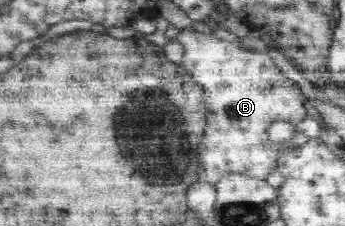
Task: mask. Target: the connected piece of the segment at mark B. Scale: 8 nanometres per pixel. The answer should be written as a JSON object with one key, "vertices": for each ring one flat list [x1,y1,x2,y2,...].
{"vertices":[[220,25,208,34,193,29,180,30,175,41,183,50,181,66,204,90,206,127,197,152,212,185,218,183,224,173,243,173,265,180,277,171,280,153,308,141,309,137,300,130,287,142,276,143,268,137,272,123,287,121,297,125,307,115,299,85,278,69,267,53,242,48,240,37]]}

